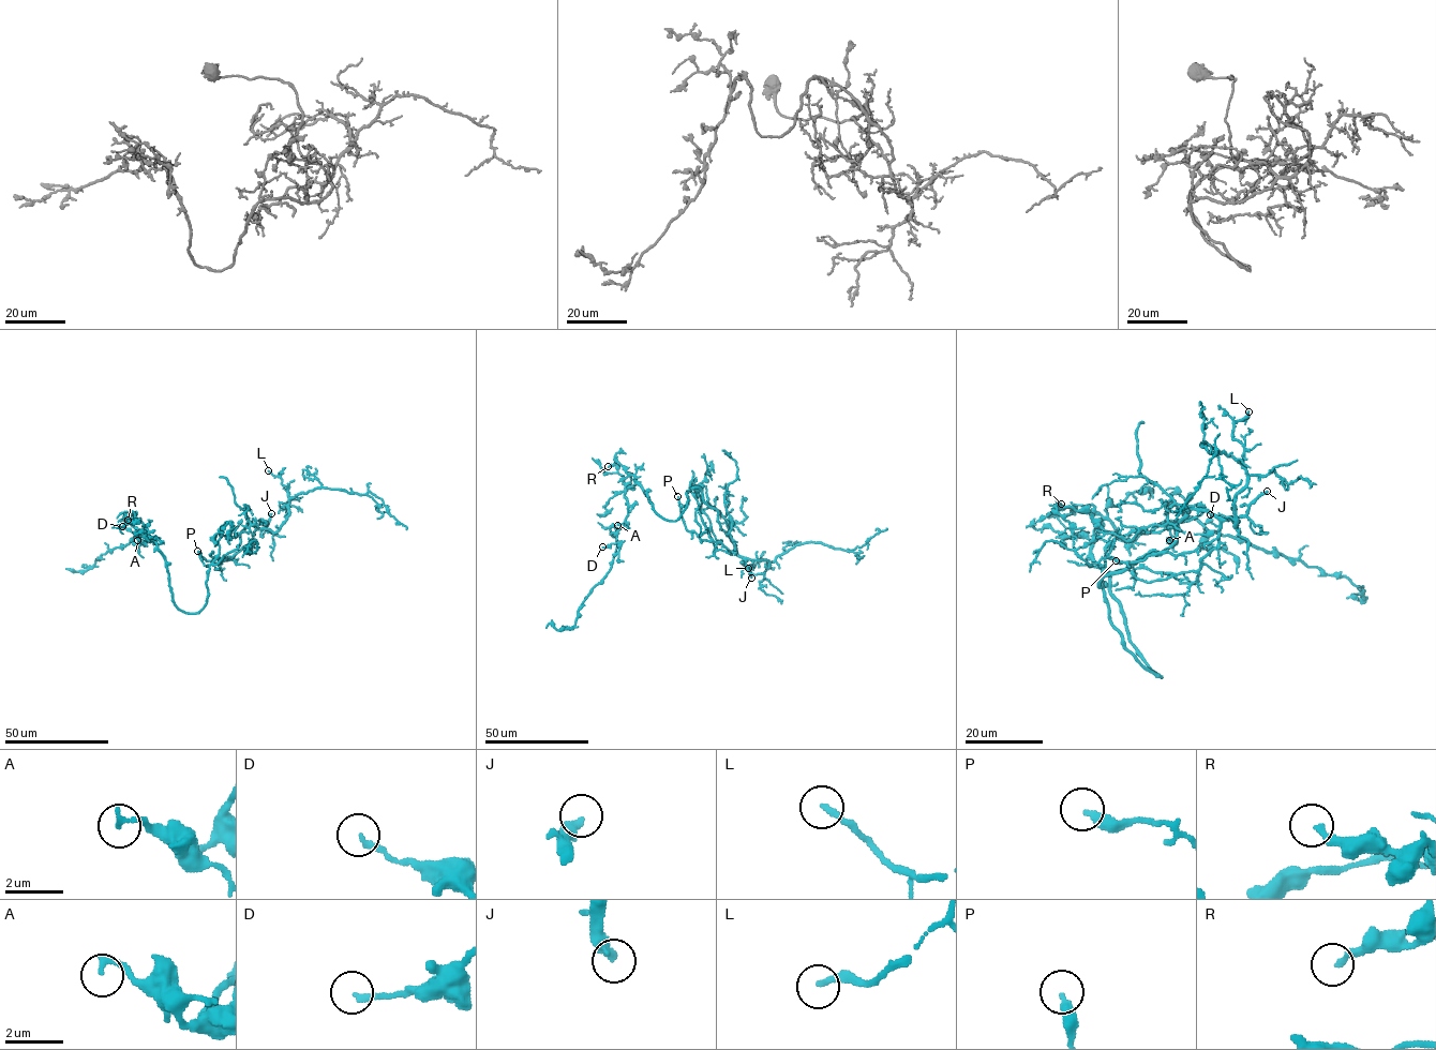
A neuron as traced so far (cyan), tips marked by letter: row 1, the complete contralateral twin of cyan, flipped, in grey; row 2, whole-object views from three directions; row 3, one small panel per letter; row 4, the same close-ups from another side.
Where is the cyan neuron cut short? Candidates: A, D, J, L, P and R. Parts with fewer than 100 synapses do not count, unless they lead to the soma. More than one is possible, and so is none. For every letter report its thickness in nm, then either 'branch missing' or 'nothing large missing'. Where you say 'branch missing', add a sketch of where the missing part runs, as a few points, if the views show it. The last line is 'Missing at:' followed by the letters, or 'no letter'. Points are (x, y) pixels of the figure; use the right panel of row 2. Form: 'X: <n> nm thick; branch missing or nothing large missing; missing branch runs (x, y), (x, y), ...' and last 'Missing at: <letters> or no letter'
A: 200 nm thick; nothing large missing
D: 190 nm thick; nothing large missing
J: 300 nm thick; branch missing; missing branch runs (1267, 491), (1282, 467), (1306, 443), (1317, 439), (1326, 441), (1328, 424), (1336, 419)
L: 200 nm thick; nothing large missing
P: 320 nm thick; nothing large missing
R: 240 nm thick; nothing large missing
Missing at: J

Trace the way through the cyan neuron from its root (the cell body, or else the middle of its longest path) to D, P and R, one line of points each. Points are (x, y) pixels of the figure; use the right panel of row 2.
D: (1123, 641), (1162, 677), (1131, 641), (1092, 556), (1101, 523), (1132, 540), (1194, 518), (1203, 536), (1210, 514)
P: (1123, 641), (1098, 583), (1163, 552), (1192, 509), (1220, 521), (1218, 543), (1195, 582), (1116, 560)
R: (1123, 641), (1162, 677), (1131, 641), (1109, 575), (1092, 556), (1102, 516), (1057, 507), (1061, 504)

